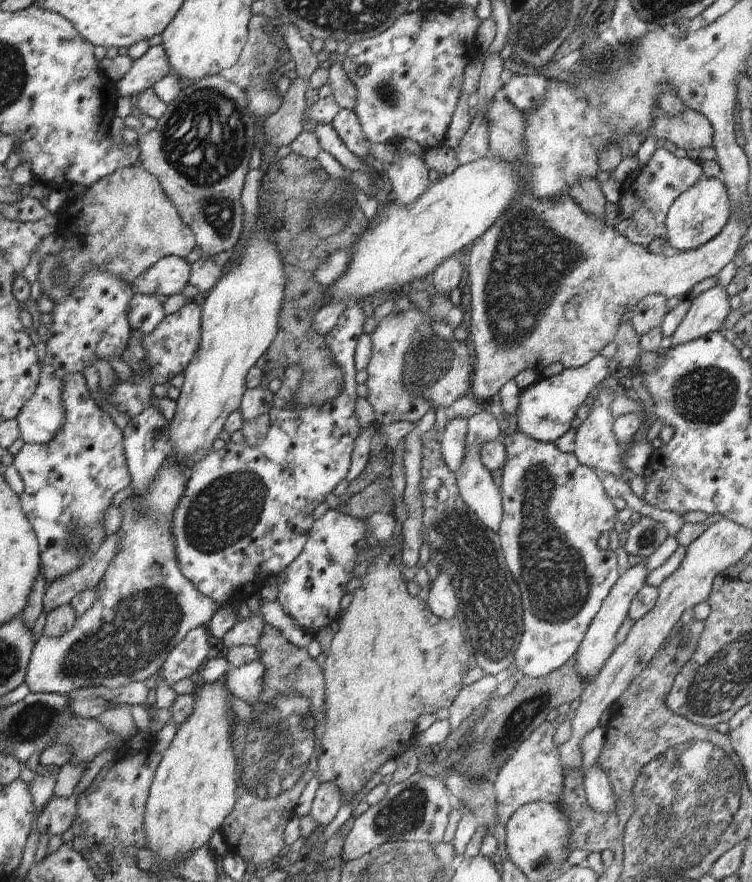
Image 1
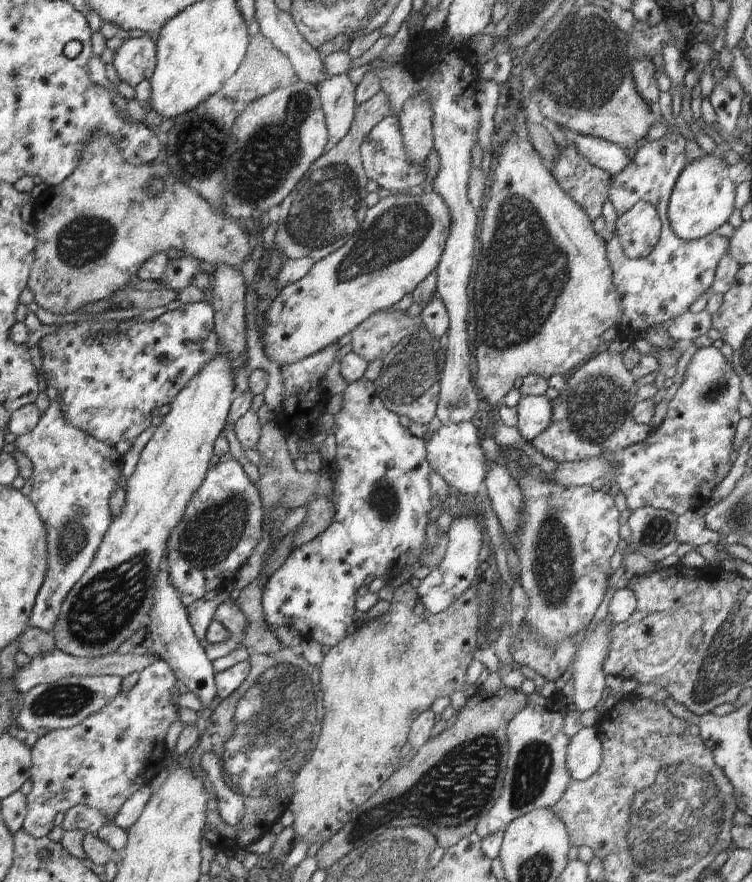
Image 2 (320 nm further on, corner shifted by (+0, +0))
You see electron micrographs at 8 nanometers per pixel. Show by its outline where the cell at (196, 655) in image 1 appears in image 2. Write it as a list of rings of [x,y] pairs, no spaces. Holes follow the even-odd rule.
[[[159,657],[150,664],[150,666],[146,666],[144,670],[139,673],[139,680],[137,684],[132,688],[132,690],[128,690],[128,692],[121,692],[116,696],[116,698],[112,698],[112,702],[108,704],[108,706],[104,706],[104,710],[100,710],[100,712],[88,716],[84,720],[84,722],[80,722],[77,726],[72,726],[68,729],[57,729],[48,732],[41,732],[39,740],[34,744],[34,747],[31,748],[31,770],[29,771],[30,782],[32,782],[32,790],[30,790],[30,794],[26,796],[26,808],[27,814],[26,819],[24,820],[24,824],[22,828],[28,832],[33,838],[45,838],[49,836],[49,833],[53,829],[53,821],[55,816],[60,812],[60,814],[66,813],[70,808],[73,808],[77,805],[85,805],[90,808],[96,808],[96,810],[100,810],[106,818],[108,818],[108,822],[114,822],[115,817],[117,816],[122,805],[132,794],[138,792],[142,786],[150,785],[152,780],[160,773],[164,768],[164,760],[167,756],[169,756],[167,748],[164,746],[166,732],[168,732],[168,728],[170,728],[171,724],[179,720],[179,712],[178,708],[172,705],[172,695],[175,692],[175,689],[178,688],[178,681],[176,676],[174,675],[174,670],[168,666],[168,664],[160,659]]]

